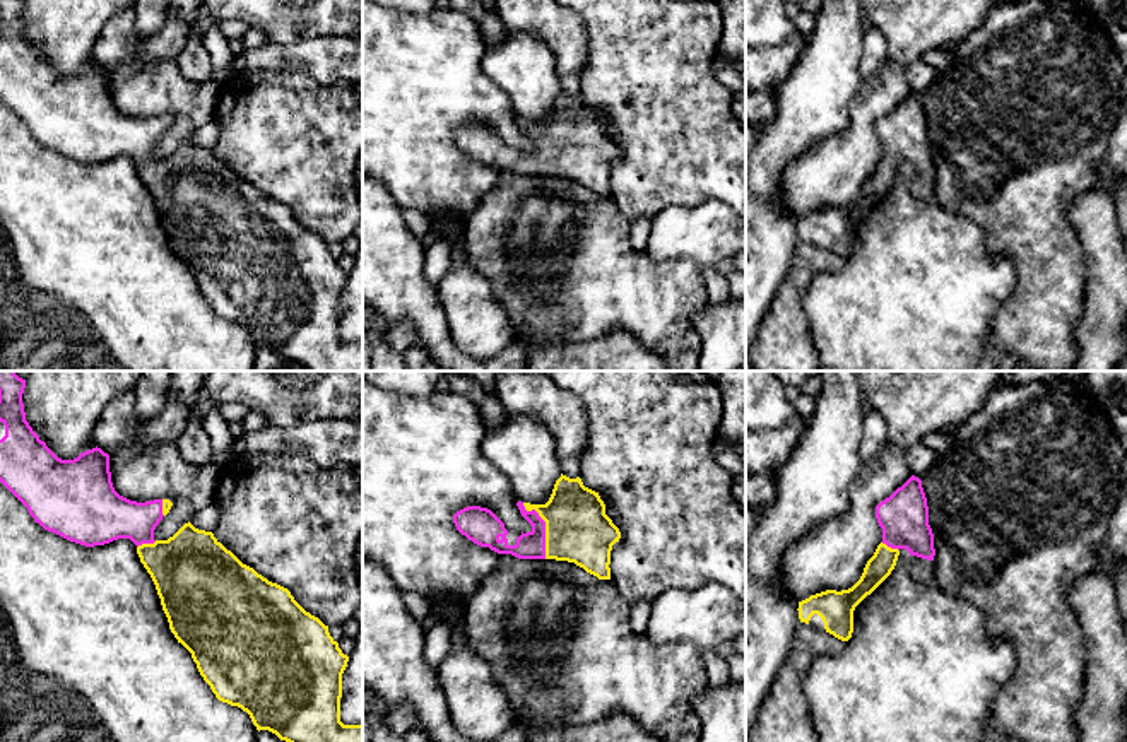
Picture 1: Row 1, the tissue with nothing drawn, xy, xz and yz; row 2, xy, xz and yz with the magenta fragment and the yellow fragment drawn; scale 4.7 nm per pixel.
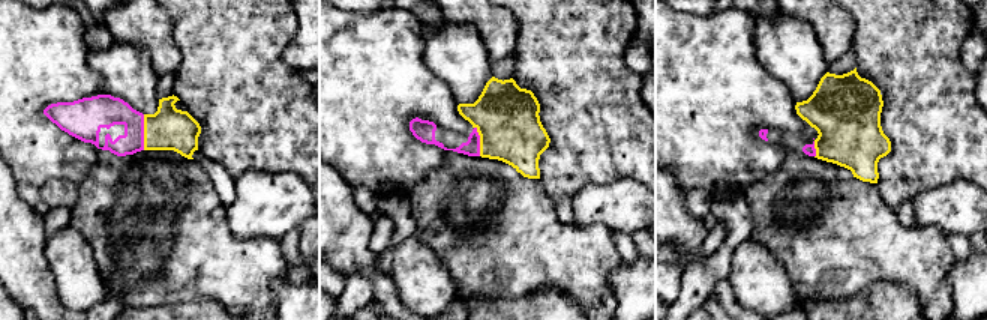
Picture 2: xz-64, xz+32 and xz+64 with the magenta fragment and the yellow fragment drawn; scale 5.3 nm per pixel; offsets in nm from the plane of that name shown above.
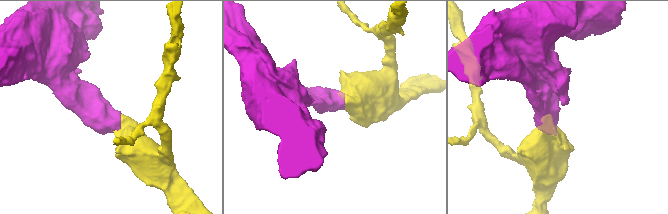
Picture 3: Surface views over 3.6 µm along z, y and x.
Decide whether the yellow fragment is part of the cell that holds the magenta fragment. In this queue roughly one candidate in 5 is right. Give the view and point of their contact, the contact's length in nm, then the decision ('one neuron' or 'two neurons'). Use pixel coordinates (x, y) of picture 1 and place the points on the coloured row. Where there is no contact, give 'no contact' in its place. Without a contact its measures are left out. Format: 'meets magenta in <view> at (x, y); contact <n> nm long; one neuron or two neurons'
meets magenta in xz at (544, 527); contact 280 nm long; one neuron

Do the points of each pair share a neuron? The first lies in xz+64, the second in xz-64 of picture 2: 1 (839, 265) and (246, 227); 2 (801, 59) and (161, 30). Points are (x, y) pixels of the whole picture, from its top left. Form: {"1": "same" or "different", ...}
{"1": "different", "2": "different"}

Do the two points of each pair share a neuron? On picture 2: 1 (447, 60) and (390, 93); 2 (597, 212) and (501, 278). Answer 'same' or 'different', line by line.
1: different
2: different

